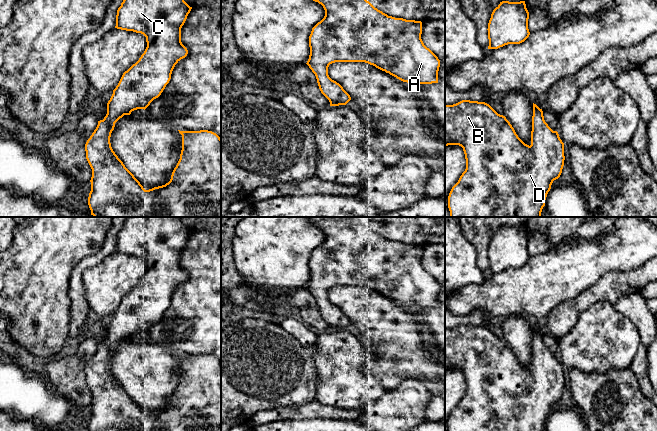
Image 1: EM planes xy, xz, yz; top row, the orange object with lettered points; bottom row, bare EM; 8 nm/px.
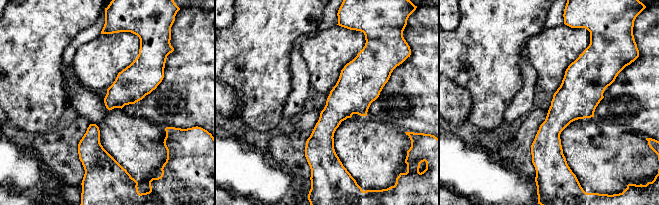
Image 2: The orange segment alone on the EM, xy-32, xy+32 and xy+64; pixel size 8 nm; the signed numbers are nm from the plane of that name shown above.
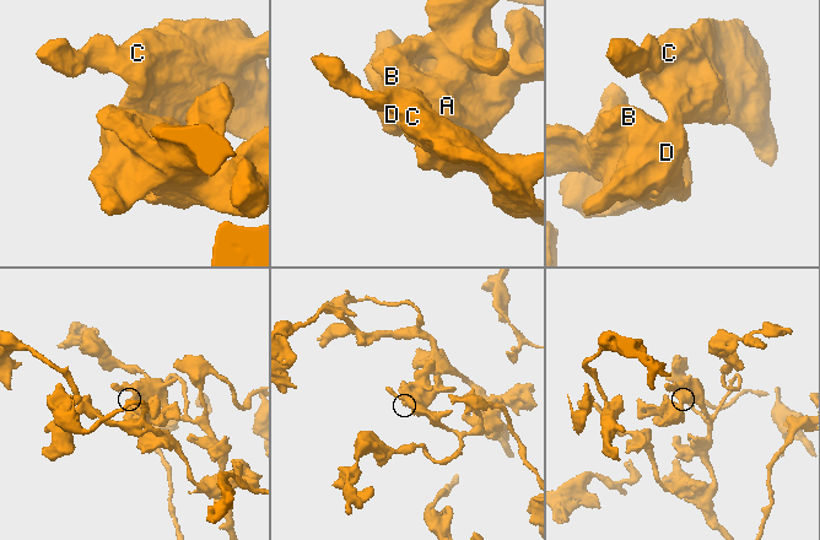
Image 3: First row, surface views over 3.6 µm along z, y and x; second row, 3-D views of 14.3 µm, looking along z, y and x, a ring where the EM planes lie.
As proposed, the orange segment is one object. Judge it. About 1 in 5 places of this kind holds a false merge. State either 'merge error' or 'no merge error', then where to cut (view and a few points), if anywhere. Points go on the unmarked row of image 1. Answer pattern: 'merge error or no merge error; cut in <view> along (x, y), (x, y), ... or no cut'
no merge error; no cut

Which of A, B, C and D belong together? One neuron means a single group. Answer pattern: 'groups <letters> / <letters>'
groups A B C D

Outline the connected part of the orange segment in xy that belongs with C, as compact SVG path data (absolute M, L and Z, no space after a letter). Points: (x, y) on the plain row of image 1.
M127 217L118 232L115 252L143 258L146 261L147 271L139 284L123 297L107 327L106 340L98 345L96 353L85 368L86 383L92 393L89 431L221 431L221 362L216 357L208 354L178 354L182 359L182 374L171 403L165 409L149 414L145 414L125 391L110 367L115 347L134 334L145 334L154 323L158 322L169 307L175 289L187 280L188 274L181 266L181 252L191 233L192 231L178 217Z

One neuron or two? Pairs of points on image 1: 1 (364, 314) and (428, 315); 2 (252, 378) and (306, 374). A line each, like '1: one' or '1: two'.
1: two
2: one

